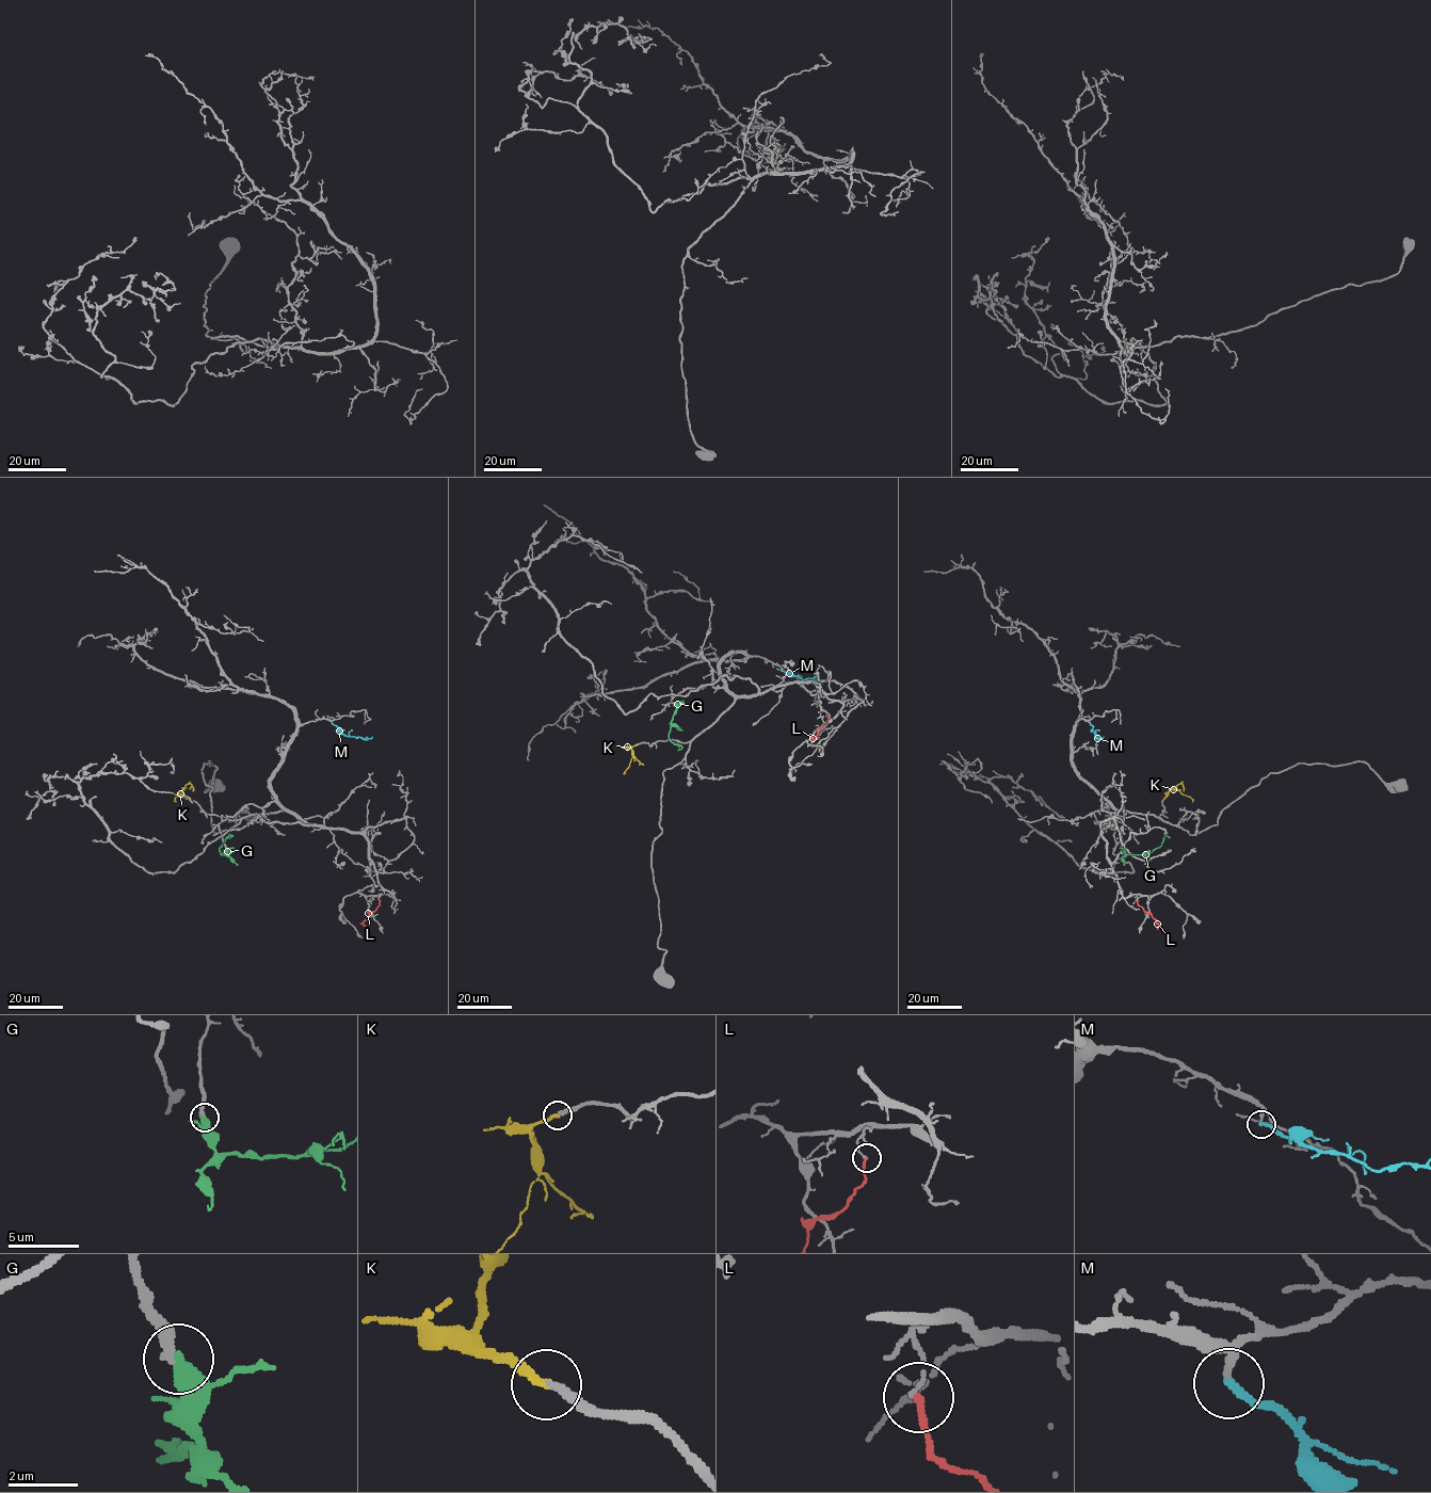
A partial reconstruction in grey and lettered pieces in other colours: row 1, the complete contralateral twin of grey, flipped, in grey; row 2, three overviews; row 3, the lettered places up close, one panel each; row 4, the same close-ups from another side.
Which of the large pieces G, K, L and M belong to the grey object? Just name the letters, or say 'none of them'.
G, K, M

